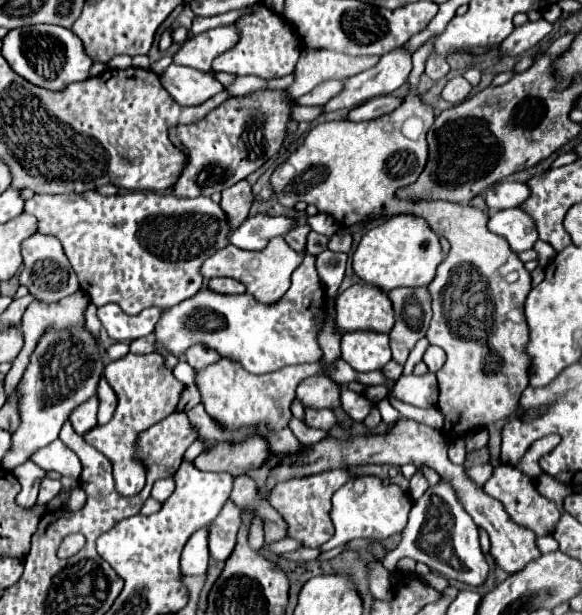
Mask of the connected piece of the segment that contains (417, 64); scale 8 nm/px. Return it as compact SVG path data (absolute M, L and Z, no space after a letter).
M429 39L429 43L425 43L421 49L417 49L417 51L413 53L413 71L411 71L411 75L409 75L409 83L411 83L411 85L419 83L419 75L423 73L425 61L427 61L429 53L433 51L433 41L435 41L435 39Z

